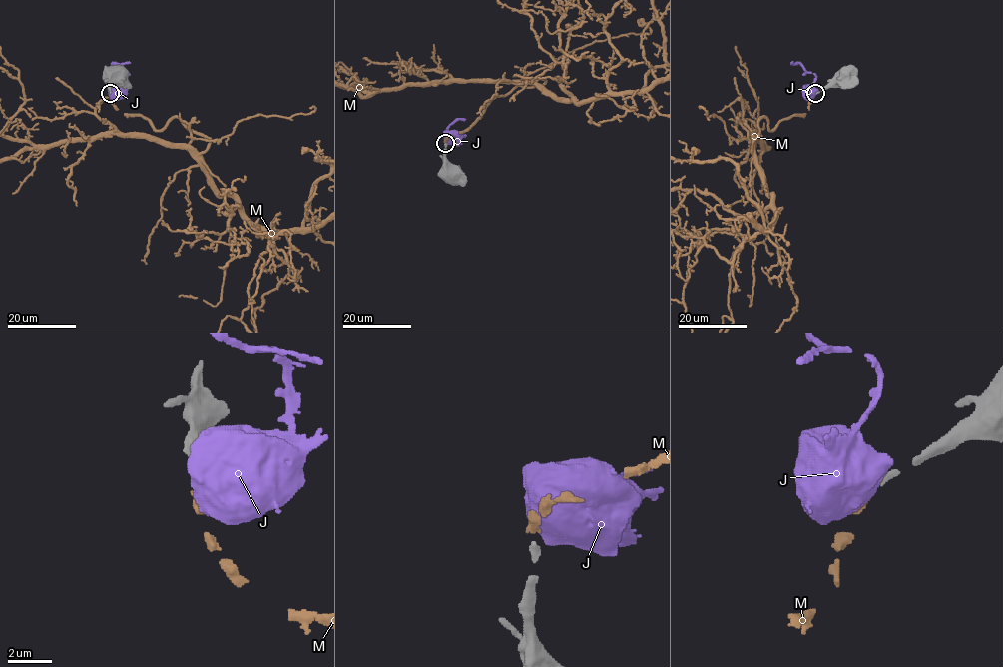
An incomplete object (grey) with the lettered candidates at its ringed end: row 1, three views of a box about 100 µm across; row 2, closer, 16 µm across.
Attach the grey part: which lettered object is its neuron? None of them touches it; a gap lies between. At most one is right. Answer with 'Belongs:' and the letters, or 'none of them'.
Belongs: M

